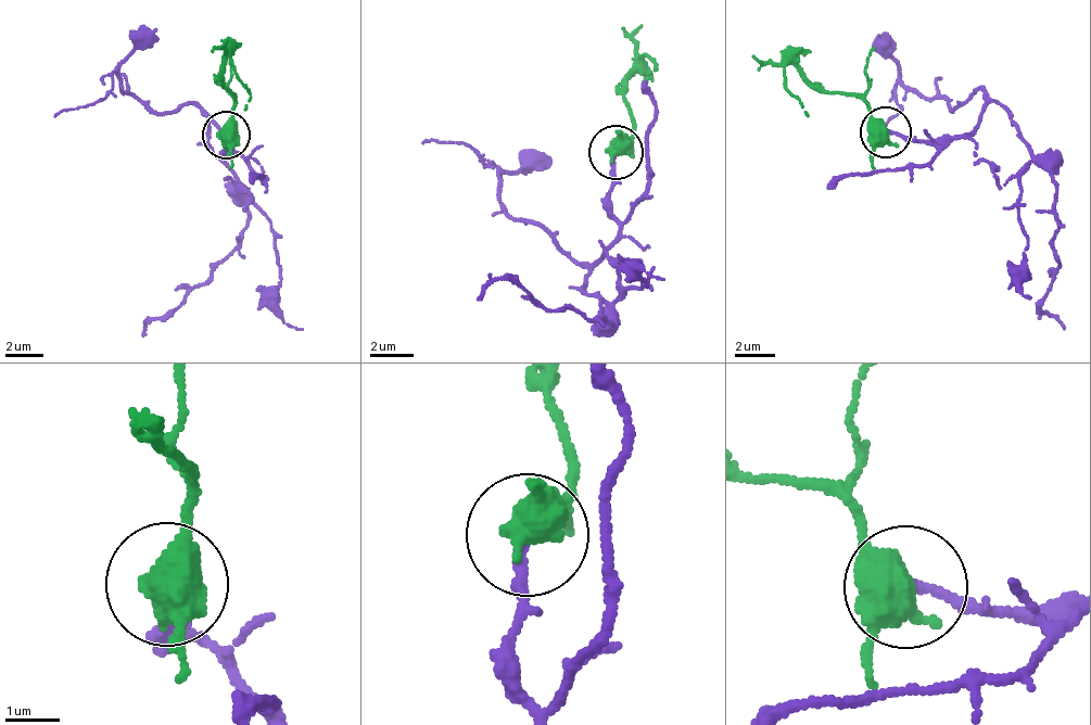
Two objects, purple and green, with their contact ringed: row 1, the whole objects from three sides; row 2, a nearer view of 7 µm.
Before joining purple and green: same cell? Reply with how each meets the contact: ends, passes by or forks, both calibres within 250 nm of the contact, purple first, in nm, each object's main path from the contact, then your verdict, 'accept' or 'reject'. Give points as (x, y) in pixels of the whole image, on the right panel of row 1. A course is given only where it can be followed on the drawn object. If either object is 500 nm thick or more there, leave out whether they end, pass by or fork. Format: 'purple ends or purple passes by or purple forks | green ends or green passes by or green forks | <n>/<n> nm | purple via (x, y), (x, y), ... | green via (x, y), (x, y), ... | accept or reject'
180/550 nm | purple via (889, 134), (963, 136), (997, 101), (1057, 188), (1053, 214), (1060, 231), (1042, 302), (1065, 331) | green via (884, 134), (858, 97), (819, 89), (788, 64), (783, 83), (807, 115) | accept

